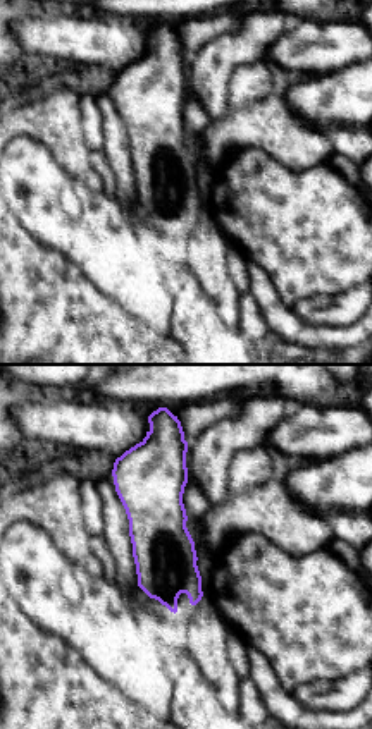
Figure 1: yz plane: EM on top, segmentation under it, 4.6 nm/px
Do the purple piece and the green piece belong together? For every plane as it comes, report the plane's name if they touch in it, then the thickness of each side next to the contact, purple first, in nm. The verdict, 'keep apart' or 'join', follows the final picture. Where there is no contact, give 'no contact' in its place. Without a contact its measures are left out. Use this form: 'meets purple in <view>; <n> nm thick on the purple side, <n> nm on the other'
no contact

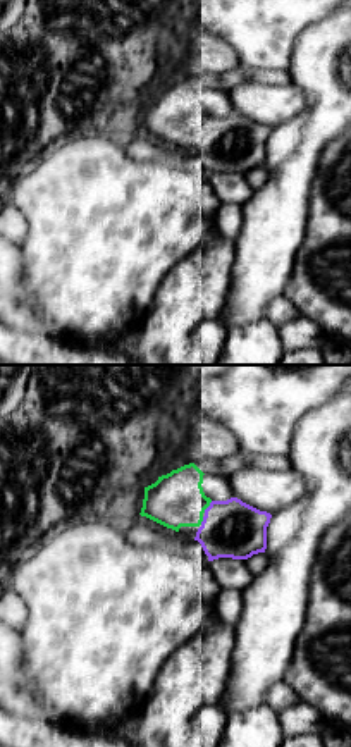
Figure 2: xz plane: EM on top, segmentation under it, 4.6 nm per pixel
meets purple in xz; 280 nm thick on the purple side, 260 nm on the other

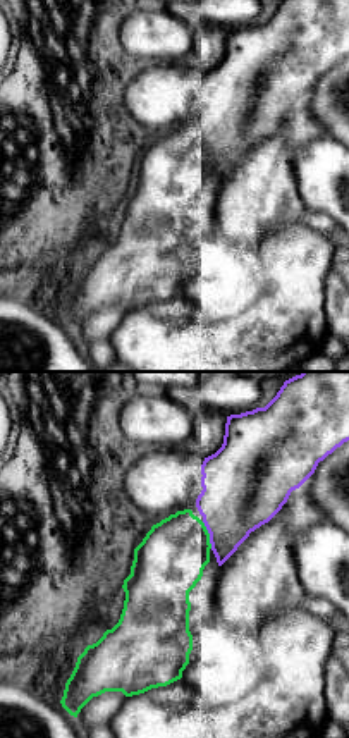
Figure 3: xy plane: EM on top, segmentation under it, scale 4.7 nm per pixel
meets purple in xy; 360 nm thick on the purple side, 320 nm on the other

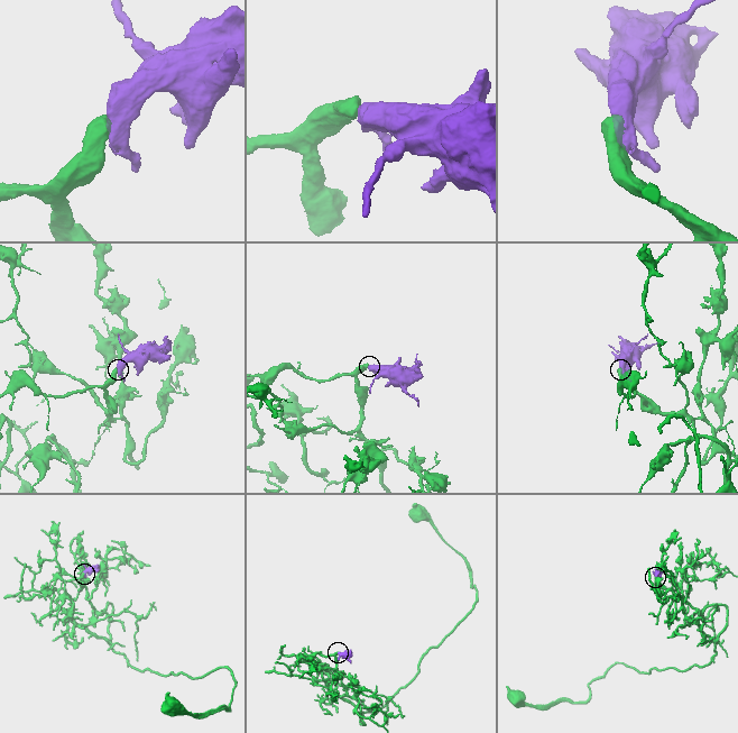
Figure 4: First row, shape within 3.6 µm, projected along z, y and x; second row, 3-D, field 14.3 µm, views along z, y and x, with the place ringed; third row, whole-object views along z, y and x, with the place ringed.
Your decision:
join

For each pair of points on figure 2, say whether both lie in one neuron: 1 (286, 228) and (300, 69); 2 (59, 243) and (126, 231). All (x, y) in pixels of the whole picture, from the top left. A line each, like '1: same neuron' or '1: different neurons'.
1: same neuron
2: same neuron

